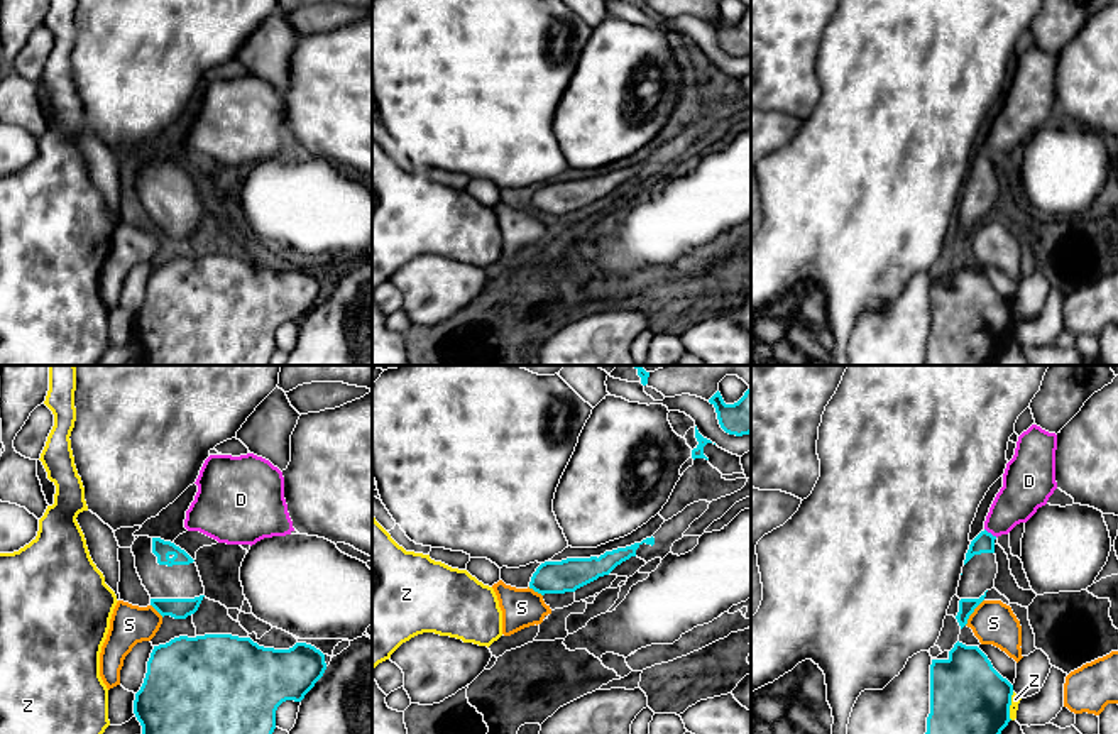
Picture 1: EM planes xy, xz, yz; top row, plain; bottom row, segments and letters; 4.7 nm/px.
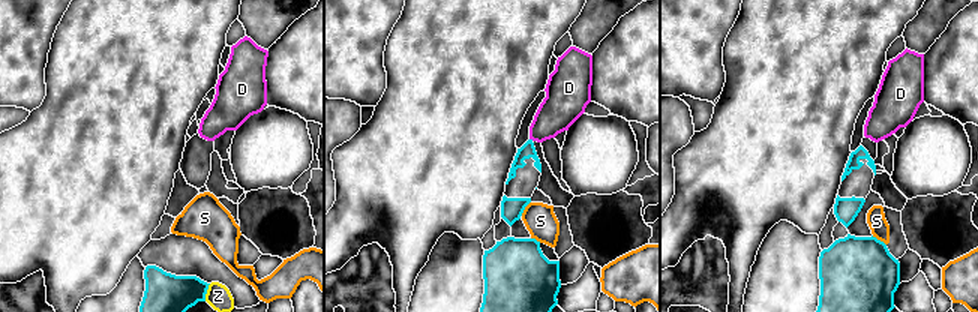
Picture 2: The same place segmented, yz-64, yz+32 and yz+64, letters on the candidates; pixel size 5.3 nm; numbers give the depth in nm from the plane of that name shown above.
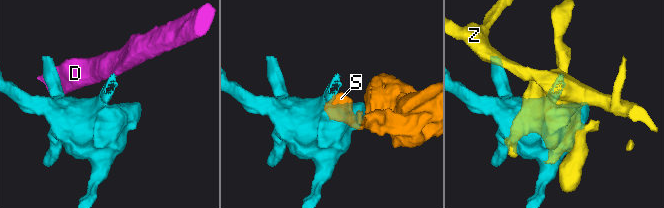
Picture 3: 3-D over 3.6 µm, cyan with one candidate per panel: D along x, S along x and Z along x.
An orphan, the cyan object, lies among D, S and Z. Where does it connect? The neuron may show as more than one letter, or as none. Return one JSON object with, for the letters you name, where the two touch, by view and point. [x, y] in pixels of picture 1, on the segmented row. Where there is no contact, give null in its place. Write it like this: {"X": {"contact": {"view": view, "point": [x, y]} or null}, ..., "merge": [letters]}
{"merge": []}

